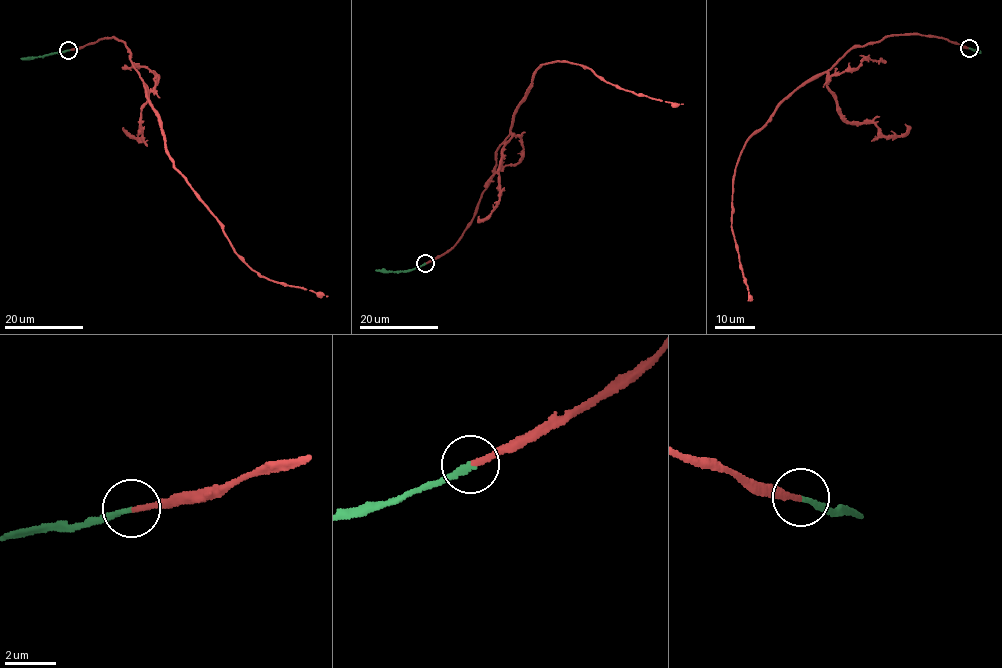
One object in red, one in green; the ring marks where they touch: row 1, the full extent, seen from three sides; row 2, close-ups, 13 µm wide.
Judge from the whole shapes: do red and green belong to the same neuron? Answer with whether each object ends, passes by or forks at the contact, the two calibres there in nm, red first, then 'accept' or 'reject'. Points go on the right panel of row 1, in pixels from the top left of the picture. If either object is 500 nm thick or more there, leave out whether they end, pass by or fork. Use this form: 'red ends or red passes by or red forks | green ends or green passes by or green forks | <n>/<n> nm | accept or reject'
red ends | green ends | 220/220 nm | accept

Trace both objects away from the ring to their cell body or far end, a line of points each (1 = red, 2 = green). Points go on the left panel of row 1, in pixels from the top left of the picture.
1: (69, 49), (112, 37), (124, 42), (161, 128), (166, 152), (216, 219), (233, 251), (260, 275), (328, 296)
2: (69, 49), (21, 59)

